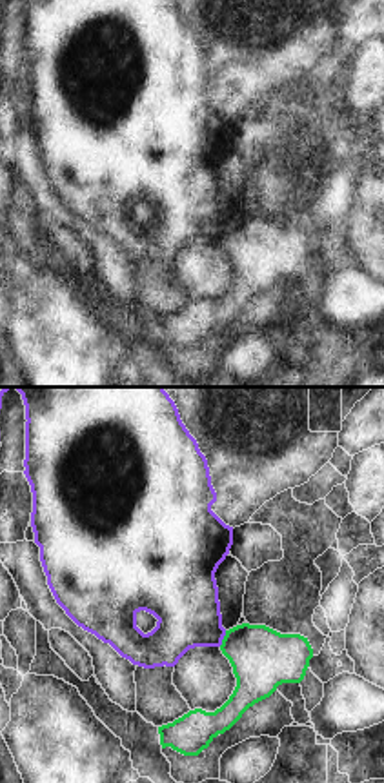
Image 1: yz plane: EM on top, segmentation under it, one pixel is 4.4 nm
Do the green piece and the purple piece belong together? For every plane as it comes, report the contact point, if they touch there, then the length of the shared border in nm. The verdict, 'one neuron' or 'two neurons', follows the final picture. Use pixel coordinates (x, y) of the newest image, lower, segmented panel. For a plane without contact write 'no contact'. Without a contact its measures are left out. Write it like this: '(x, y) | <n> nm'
(224, 638) | 80 nm

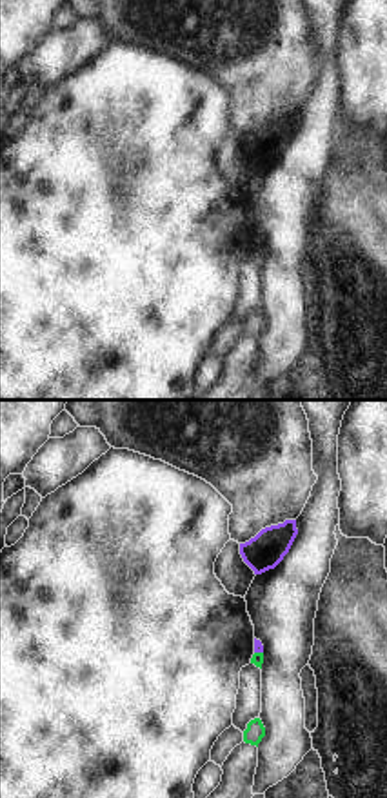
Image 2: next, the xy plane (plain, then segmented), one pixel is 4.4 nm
(258, 653) | 40 nm

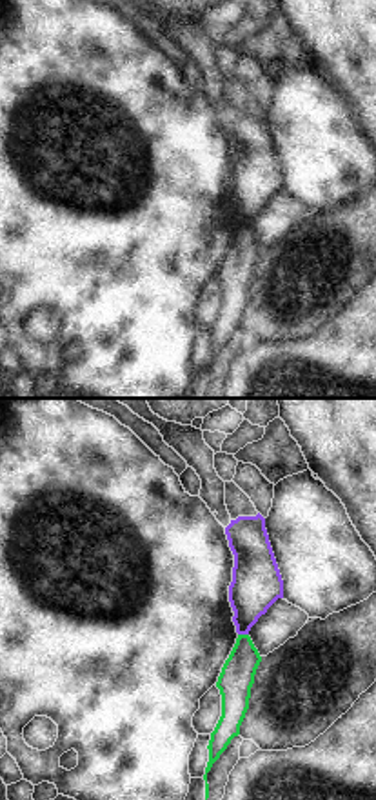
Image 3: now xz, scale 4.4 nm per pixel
(244, 635) | 50 nm

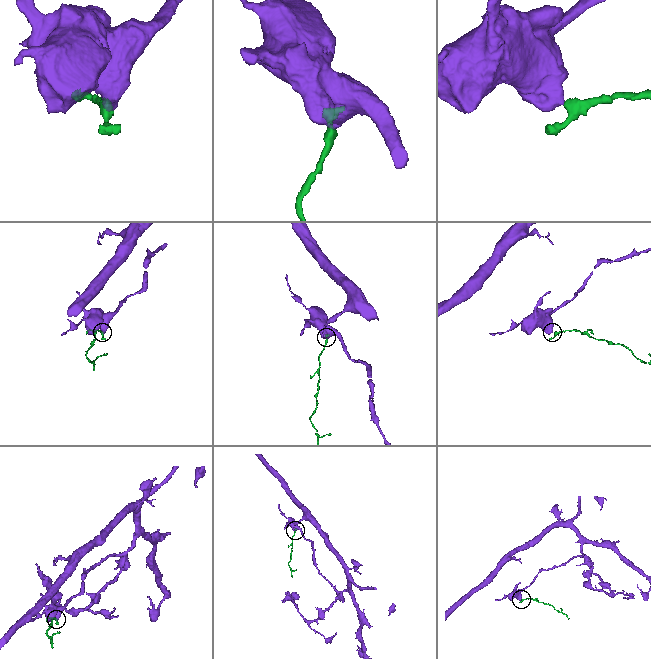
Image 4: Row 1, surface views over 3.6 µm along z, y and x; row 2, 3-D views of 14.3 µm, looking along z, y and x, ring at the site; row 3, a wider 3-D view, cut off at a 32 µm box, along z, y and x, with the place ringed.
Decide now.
two neurons

